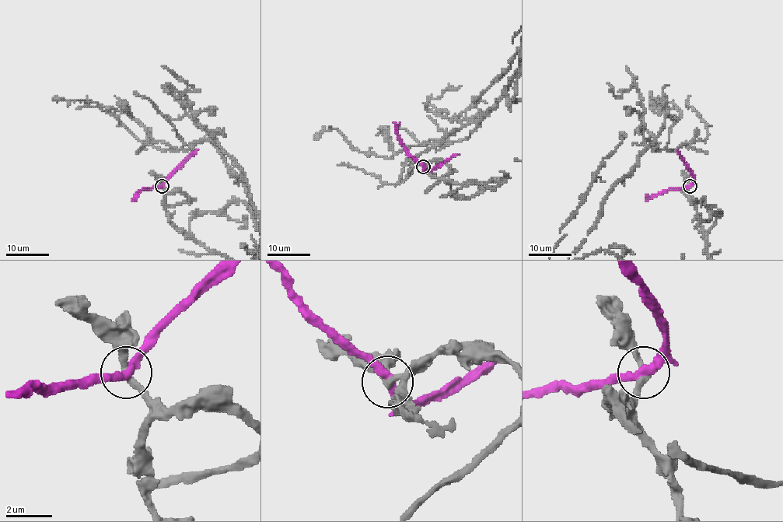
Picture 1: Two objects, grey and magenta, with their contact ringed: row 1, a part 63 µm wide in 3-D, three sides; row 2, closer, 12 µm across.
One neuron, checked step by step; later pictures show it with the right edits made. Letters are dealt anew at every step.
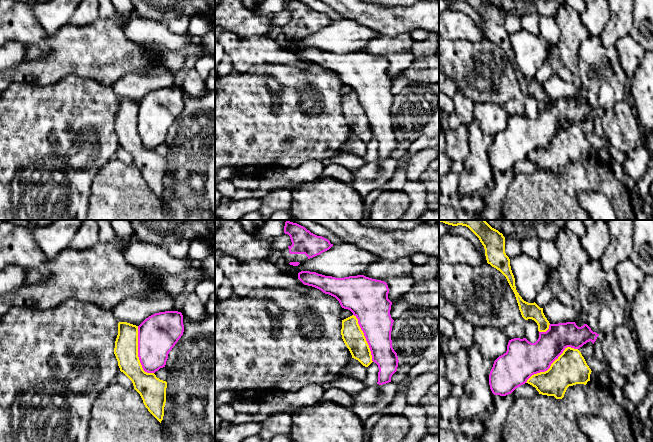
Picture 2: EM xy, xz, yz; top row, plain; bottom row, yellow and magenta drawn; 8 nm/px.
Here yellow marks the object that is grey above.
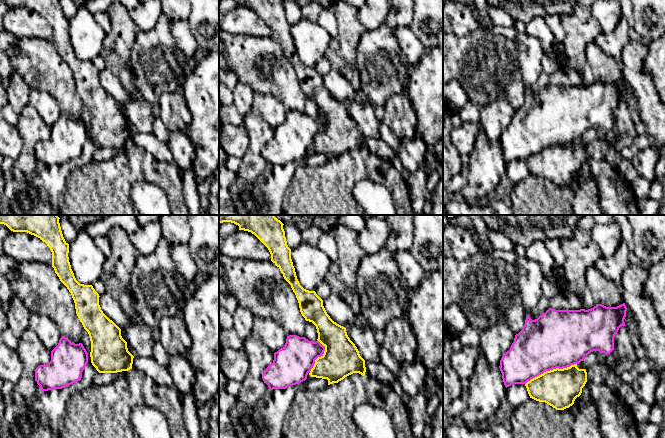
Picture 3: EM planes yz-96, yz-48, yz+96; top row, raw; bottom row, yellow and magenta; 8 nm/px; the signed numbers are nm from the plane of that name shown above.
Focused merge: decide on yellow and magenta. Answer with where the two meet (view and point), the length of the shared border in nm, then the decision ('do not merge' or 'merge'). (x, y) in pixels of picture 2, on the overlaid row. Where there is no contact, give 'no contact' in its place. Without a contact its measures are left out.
meets yellow in yz at (551, 364); contact 500 nm long; do not merge

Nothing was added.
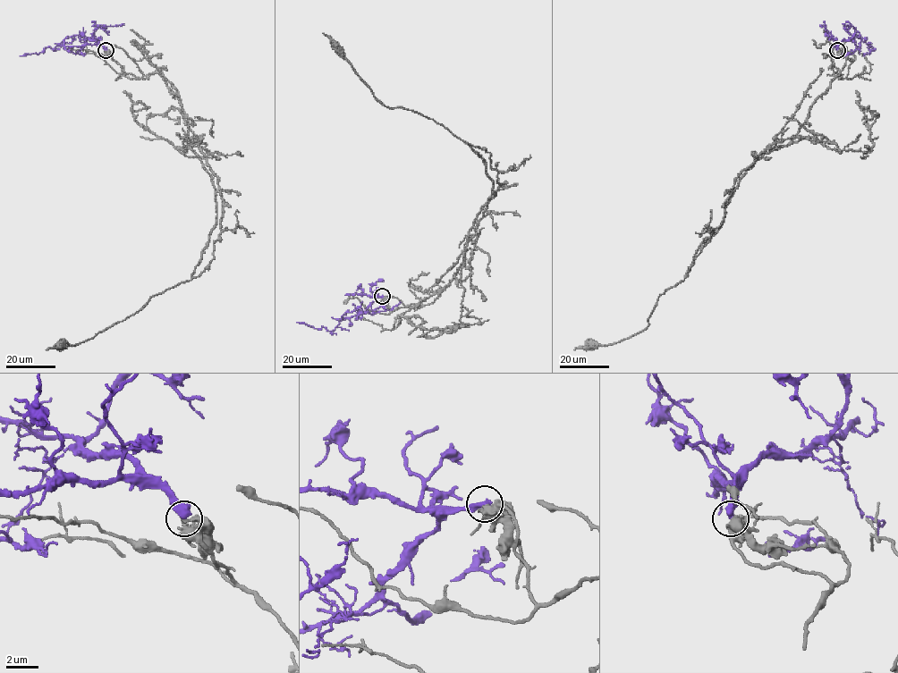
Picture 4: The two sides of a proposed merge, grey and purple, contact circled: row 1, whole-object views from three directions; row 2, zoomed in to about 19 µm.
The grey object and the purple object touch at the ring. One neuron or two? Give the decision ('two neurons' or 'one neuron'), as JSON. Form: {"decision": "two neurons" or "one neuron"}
{"decision": "two neurons"}

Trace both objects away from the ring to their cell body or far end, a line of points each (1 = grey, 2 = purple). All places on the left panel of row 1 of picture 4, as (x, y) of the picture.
1: (105, 50), (126, 72), (159, 73), (178, 99), (212, 179), (216, 223), (190, 280), (62, 344)
2: (105, 50), (97, 40), (80, 35), (67, 37), (54, 49), (47, 46), (40, 52), (20, 56)

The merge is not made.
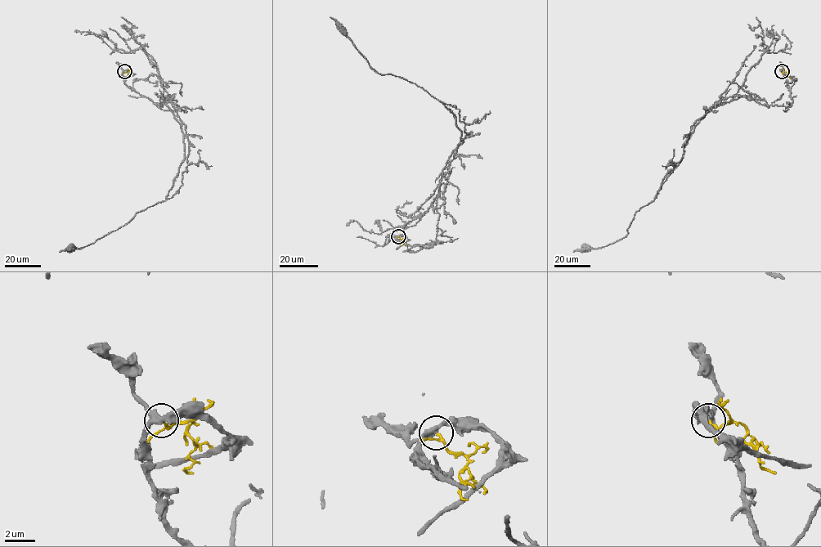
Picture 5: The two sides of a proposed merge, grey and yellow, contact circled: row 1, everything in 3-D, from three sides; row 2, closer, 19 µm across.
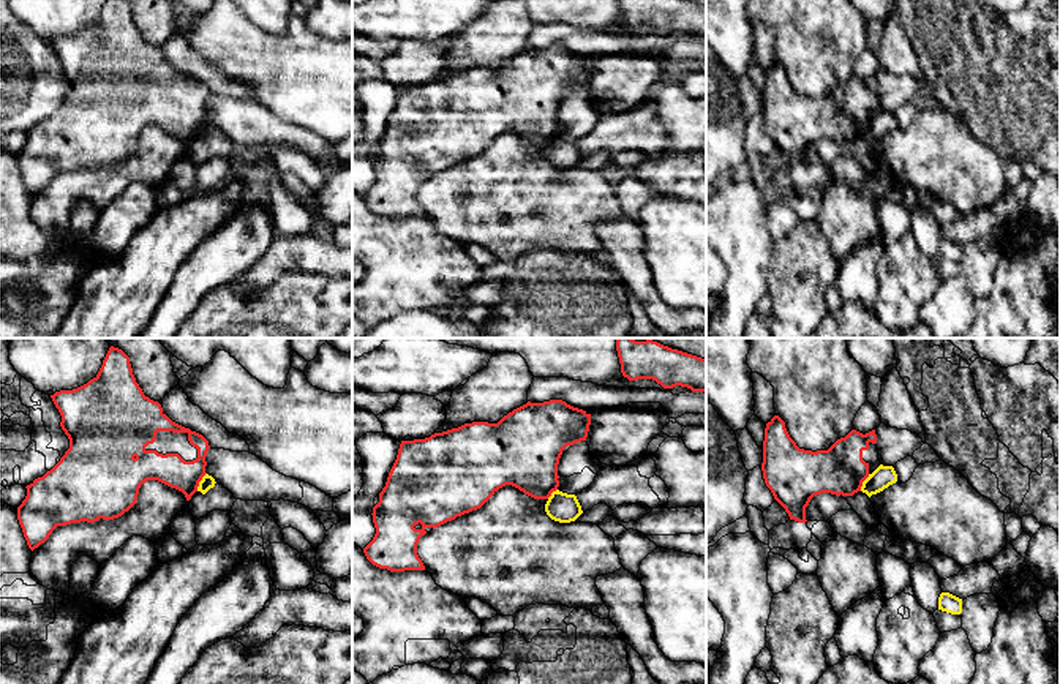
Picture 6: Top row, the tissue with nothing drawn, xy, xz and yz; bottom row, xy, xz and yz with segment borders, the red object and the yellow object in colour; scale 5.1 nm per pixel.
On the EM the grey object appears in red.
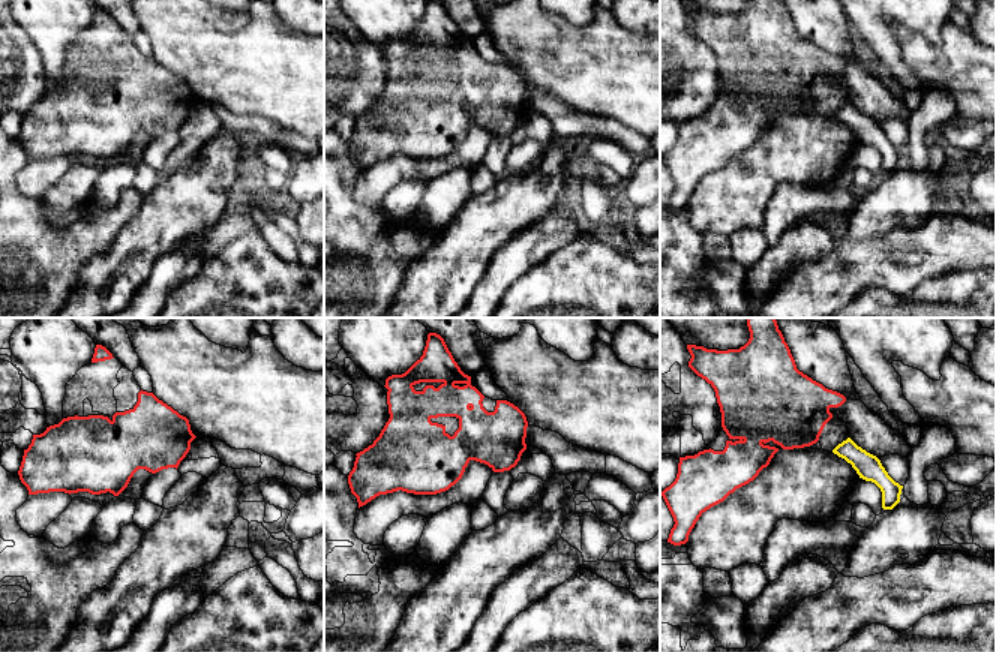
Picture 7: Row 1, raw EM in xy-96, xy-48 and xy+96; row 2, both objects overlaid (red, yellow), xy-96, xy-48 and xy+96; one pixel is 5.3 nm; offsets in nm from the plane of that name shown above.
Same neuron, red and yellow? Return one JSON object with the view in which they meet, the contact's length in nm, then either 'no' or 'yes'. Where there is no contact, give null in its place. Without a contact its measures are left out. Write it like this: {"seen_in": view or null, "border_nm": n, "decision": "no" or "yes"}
{"seen_in": "xy", "border_nm": 110, "decision": "no"}

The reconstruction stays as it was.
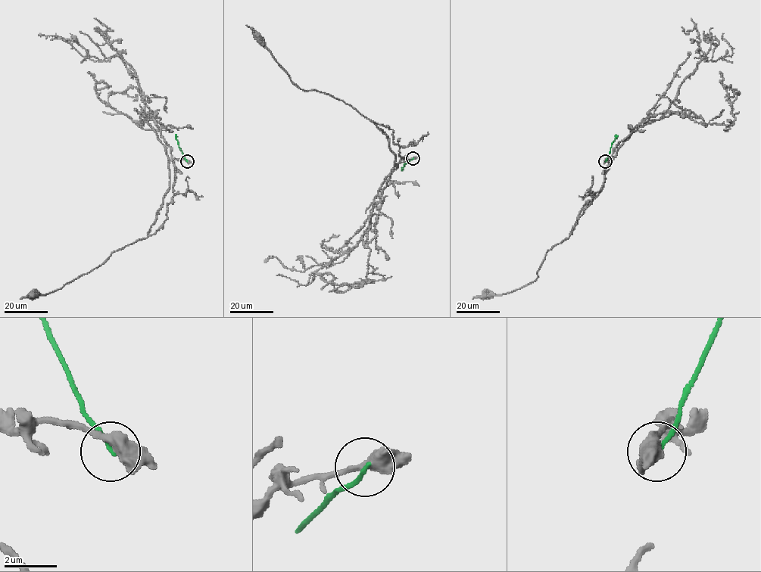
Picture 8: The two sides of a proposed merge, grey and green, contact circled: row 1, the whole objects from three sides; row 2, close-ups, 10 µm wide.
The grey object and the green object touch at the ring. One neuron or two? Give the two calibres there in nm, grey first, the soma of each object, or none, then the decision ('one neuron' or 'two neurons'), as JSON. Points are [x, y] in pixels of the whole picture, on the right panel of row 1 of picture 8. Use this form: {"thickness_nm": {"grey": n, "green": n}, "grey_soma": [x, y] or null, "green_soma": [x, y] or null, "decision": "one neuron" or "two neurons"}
{"thickness_nm": {"grey": 480, "green": 150}, "grey_soma": [487, 293], "green_soma": null, "decision": "two neurons"}

